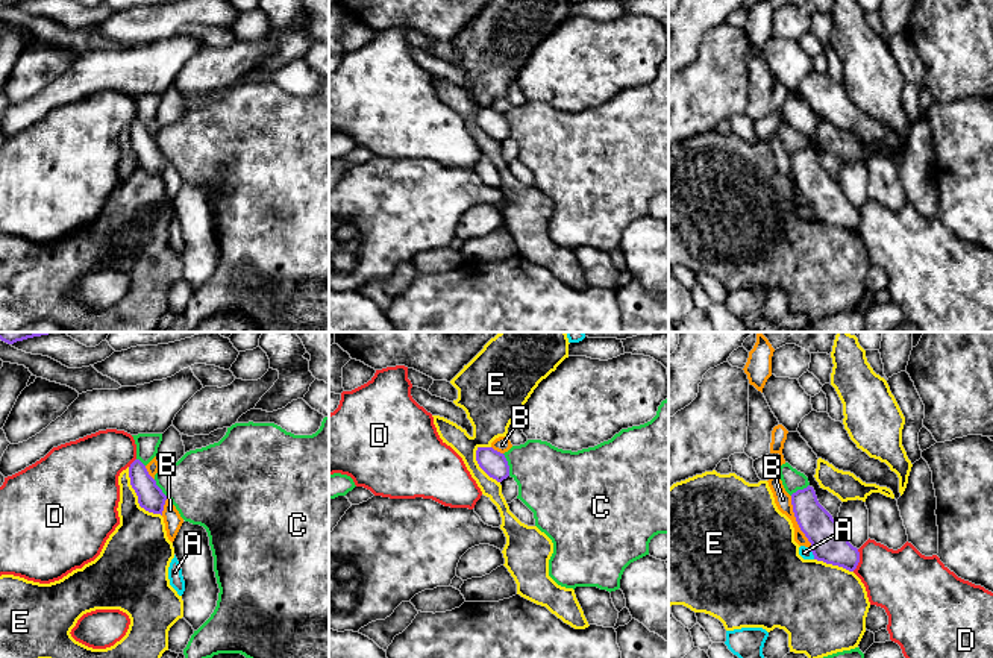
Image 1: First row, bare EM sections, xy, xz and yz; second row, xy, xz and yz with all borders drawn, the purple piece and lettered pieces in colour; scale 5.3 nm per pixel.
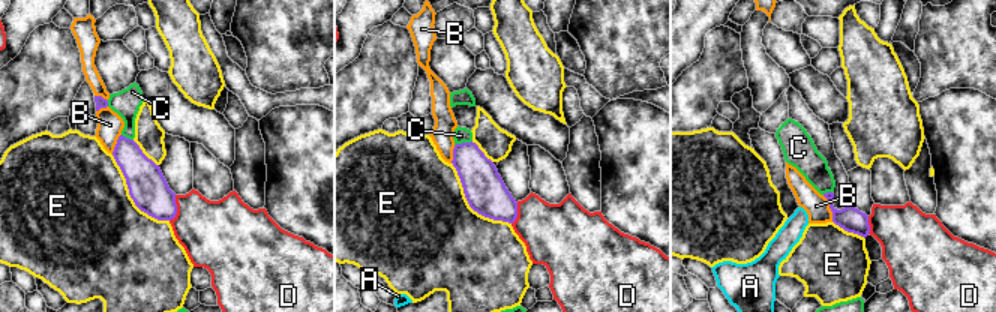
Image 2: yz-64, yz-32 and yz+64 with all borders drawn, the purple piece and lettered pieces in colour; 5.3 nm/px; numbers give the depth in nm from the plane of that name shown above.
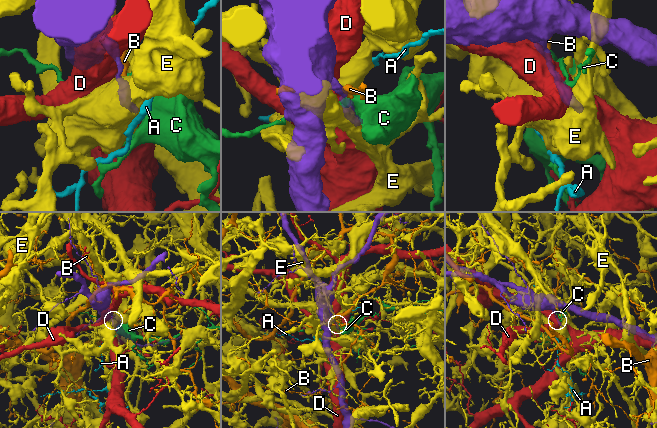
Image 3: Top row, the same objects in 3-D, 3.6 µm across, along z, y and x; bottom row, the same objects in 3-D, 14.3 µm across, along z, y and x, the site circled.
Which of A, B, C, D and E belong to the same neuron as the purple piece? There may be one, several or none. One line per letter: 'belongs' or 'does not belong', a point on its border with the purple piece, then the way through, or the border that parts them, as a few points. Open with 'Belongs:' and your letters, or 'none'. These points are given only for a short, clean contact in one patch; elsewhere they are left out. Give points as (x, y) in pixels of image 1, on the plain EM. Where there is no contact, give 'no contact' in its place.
Belongs: none
A: does not belong; meets purple in yz at (813, 214); border along yz (810, 208), (814, 219)
B: does not belong; meets purple in yz at (796, 181)
C: does not belong; meets purple in xz at (507, 125)
D: does not belong; meets purple in yz at (858, 220)
E: does not belong; meets purple in xy at (138, 158)

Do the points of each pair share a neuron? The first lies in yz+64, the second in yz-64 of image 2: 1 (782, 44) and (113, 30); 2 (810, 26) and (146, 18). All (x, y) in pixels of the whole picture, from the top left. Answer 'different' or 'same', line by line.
1: different
2: same

